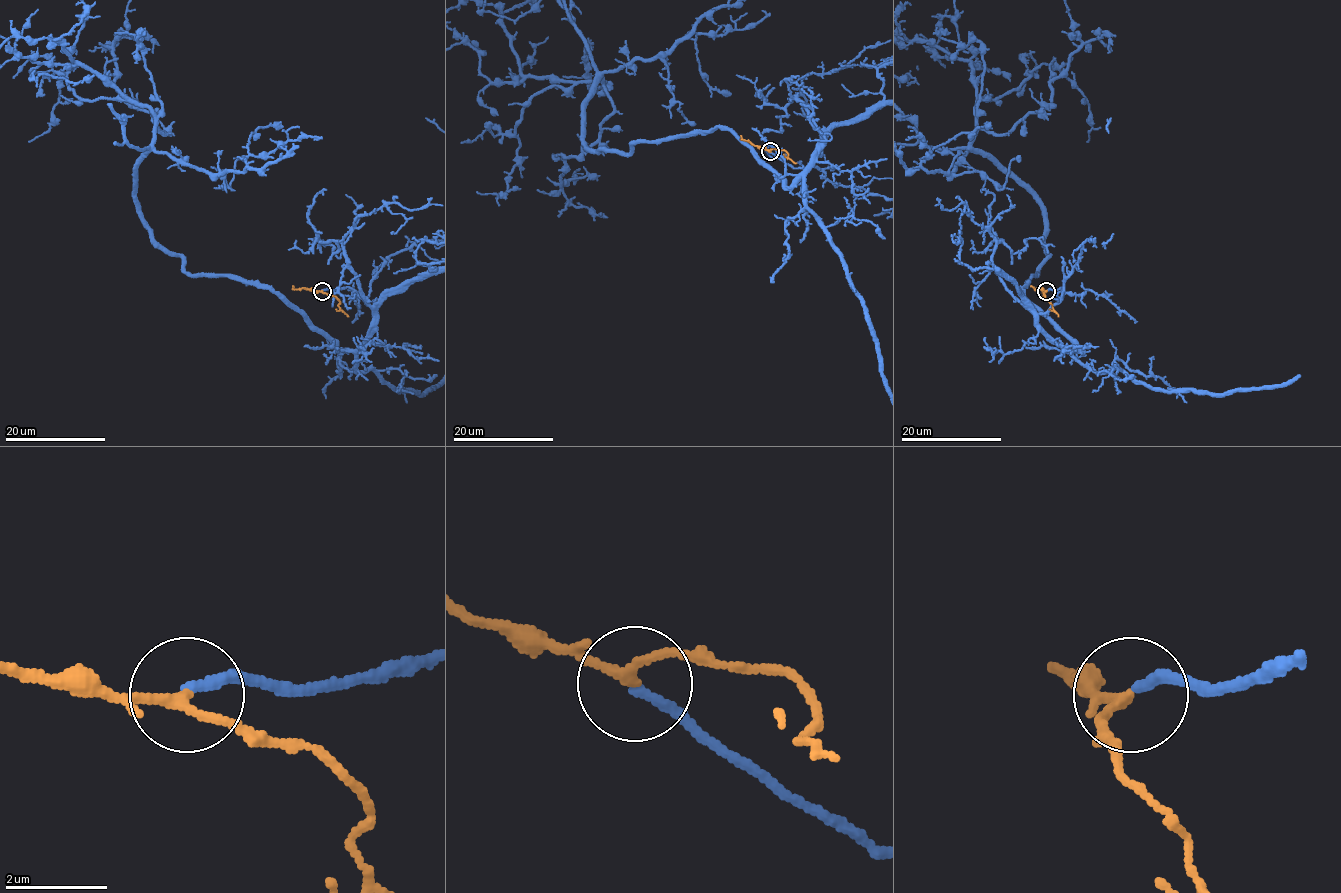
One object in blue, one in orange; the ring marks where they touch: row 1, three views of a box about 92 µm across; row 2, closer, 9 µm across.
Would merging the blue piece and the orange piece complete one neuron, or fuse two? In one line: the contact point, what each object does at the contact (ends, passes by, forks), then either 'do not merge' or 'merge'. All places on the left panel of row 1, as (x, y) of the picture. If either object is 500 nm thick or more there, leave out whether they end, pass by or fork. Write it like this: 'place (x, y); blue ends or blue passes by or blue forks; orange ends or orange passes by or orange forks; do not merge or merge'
place (322, 291); blue ends; orange passes by; merge

